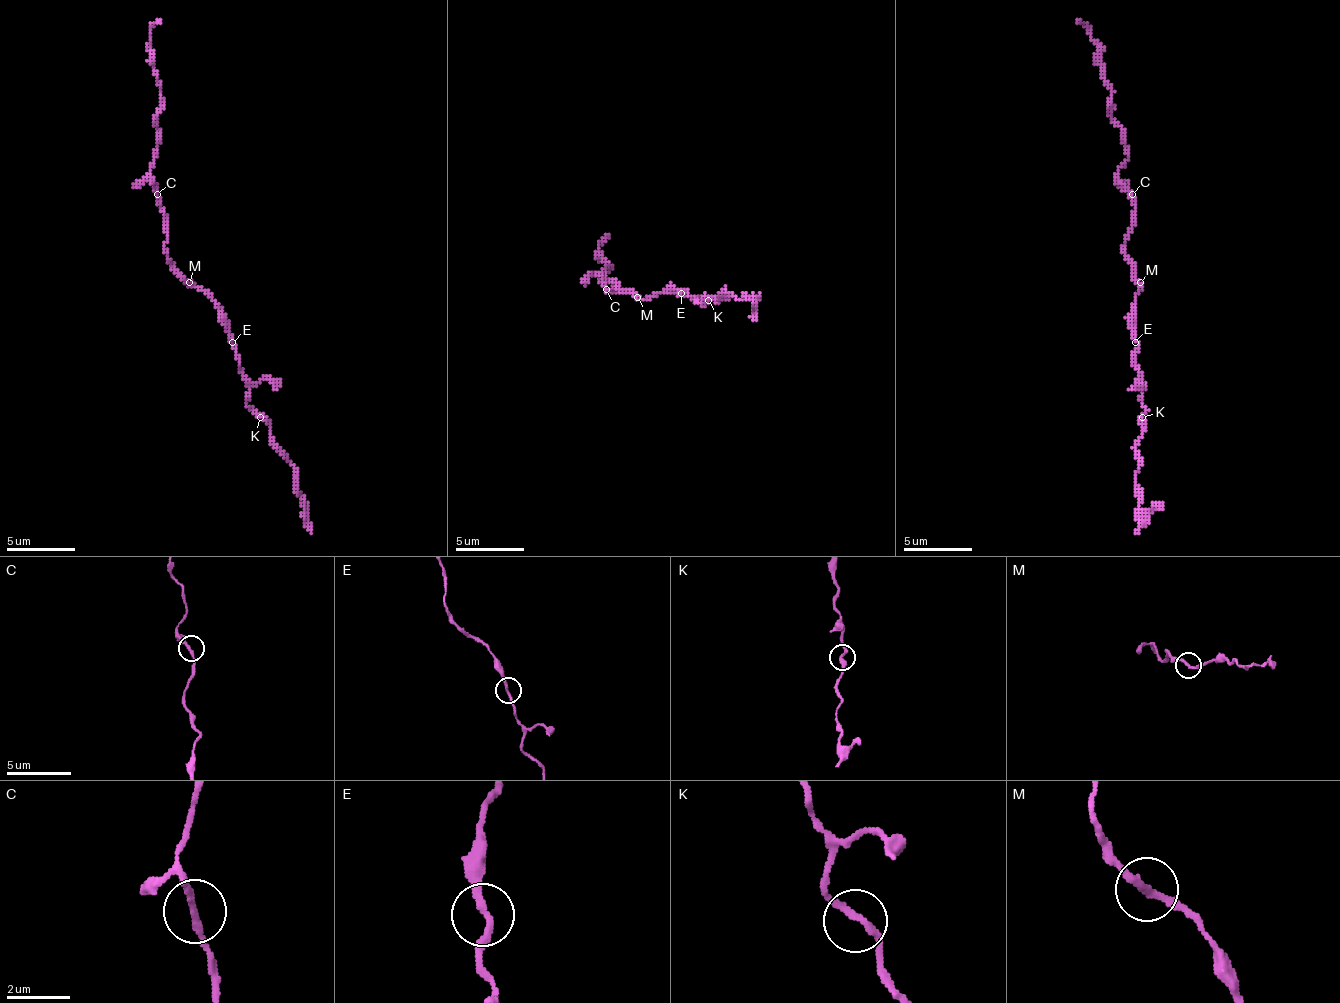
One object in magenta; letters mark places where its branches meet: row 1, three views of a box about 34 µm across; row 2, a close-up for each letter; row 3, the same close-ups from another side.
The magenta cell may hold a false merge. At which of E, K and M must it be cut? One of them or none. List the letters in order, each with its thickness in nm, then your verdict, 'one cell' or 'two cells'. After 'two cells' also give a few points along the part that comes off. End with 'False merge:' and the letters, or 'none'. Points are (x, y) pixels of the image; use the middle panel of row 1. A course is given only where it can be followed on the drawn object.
E: 200 nm thick; one cell
K: 240 nm thick; one cell
M: 240 nm thick; one cell
False merge: none

